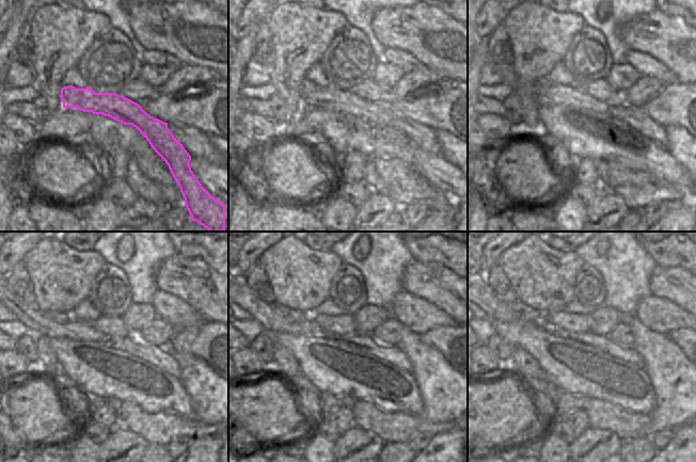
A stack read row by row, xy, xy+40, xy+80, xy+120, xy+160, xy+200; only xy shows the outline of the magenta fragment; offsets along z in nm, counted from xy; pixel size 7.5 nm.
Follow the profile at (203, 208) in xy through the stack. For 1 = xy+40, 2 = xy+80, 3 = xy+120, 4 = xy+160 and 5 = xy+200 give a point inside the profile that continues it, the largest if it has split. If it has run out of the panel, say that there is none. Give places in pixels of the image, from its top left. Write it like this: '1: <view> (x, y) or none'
1: xy+40 (332, 99)
2: xy+80 (549, 93)
3: xy+120 (33, 319)
4: xy+160 (259, 311)
5: xy+200 (496, 309)

